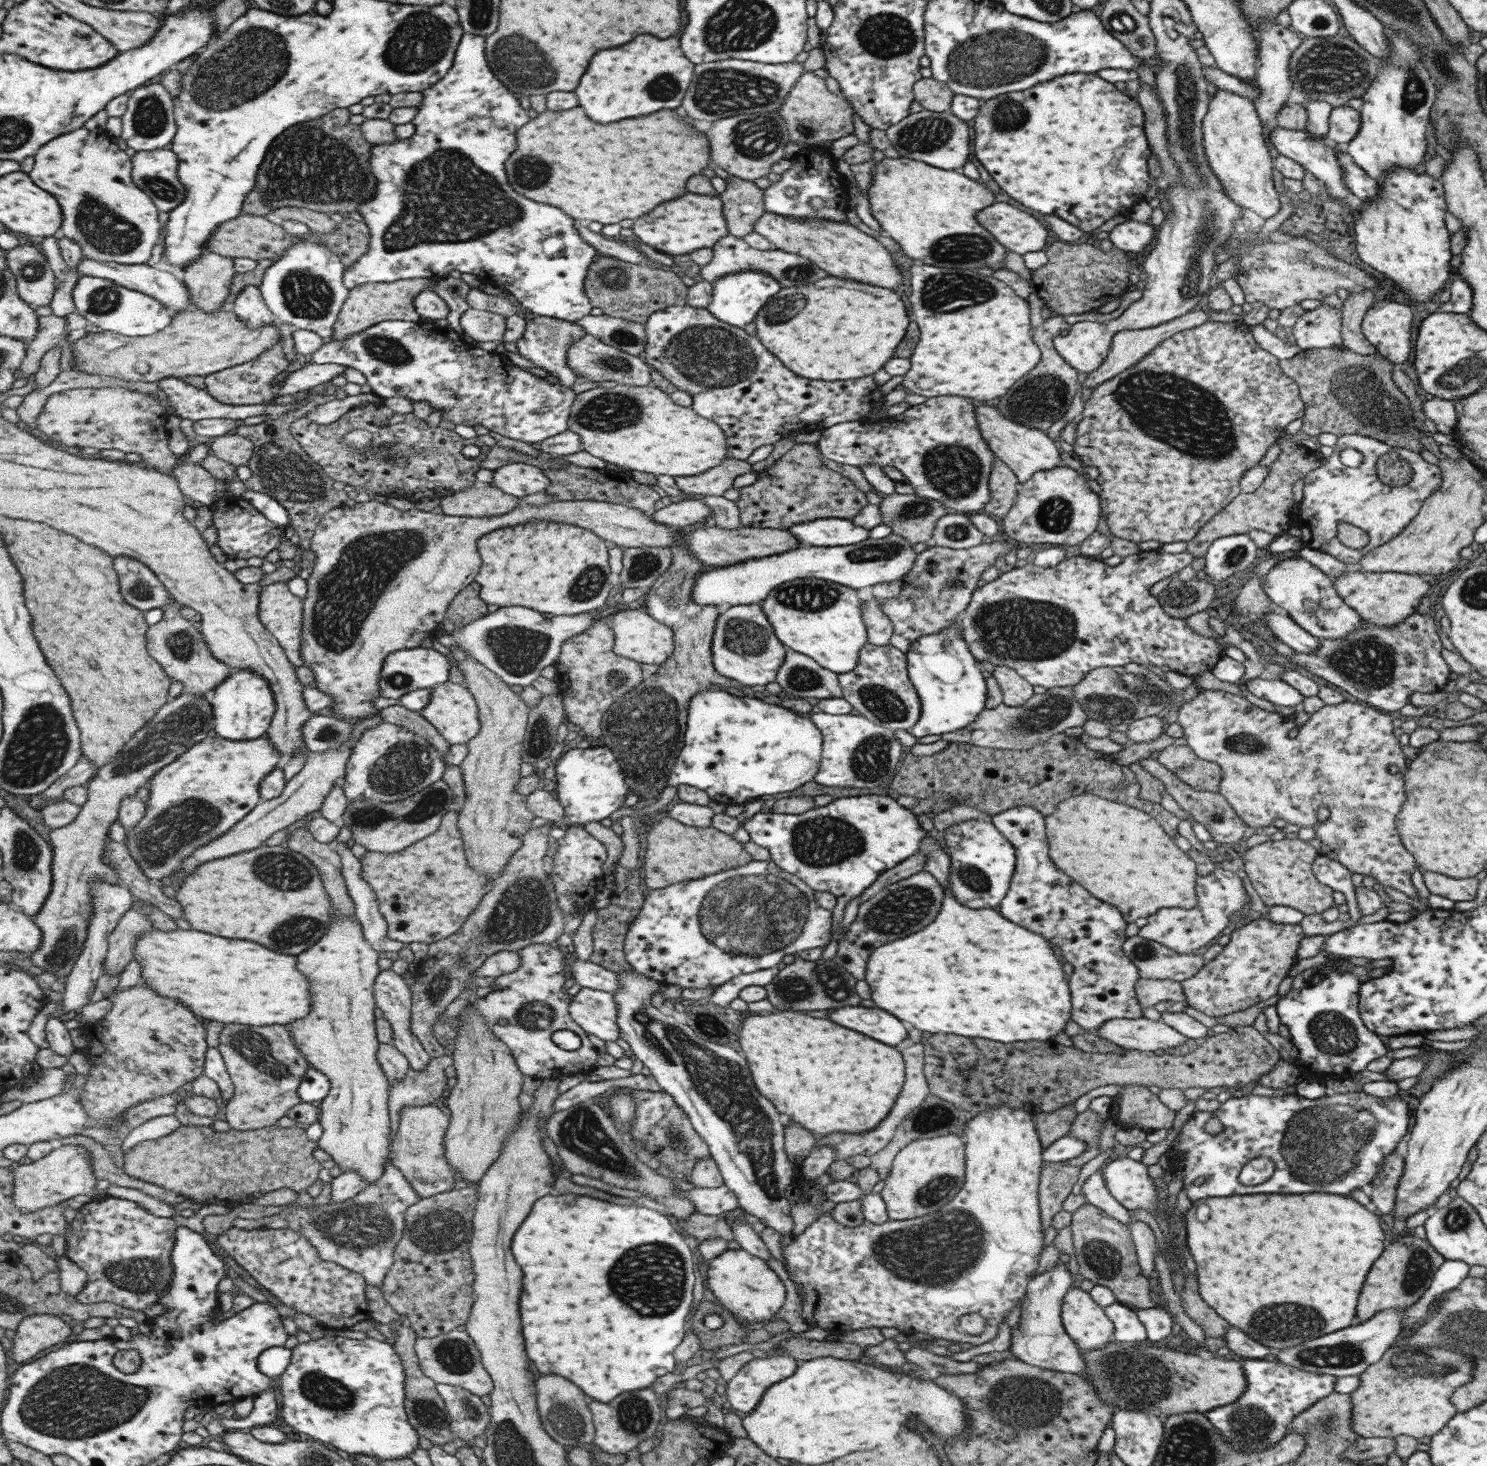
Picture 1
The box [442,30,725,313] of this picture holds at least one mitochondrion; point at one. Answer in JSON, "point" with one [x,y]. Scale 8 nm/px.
{"point":[520,62]}

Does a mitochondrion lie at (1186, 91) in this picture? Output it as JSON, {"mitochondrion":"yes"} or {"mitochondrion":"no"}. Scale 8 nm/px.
{"mitochondrion":"yes"}

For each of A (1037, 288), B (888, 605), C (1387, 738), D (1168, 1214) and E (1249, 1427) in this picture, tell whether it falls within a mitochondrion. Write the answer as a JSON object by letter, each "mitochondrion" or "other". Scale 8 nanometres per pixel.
{"A":"other","B":"other","C":"other","D":"other","E":"mitochondrion"}

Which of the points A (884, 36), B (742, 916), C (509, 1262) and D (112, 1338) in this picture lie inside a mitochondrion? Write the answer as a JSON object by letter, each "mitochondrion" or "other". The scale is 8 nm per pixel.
{"A":"mitochondrion","B":"mitochondrion","C":"other","D":"other"}

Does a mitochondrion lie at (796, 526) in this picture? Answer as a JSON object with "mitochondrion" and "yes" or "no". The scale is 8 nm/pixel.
{"mitochondrion":"no"}

